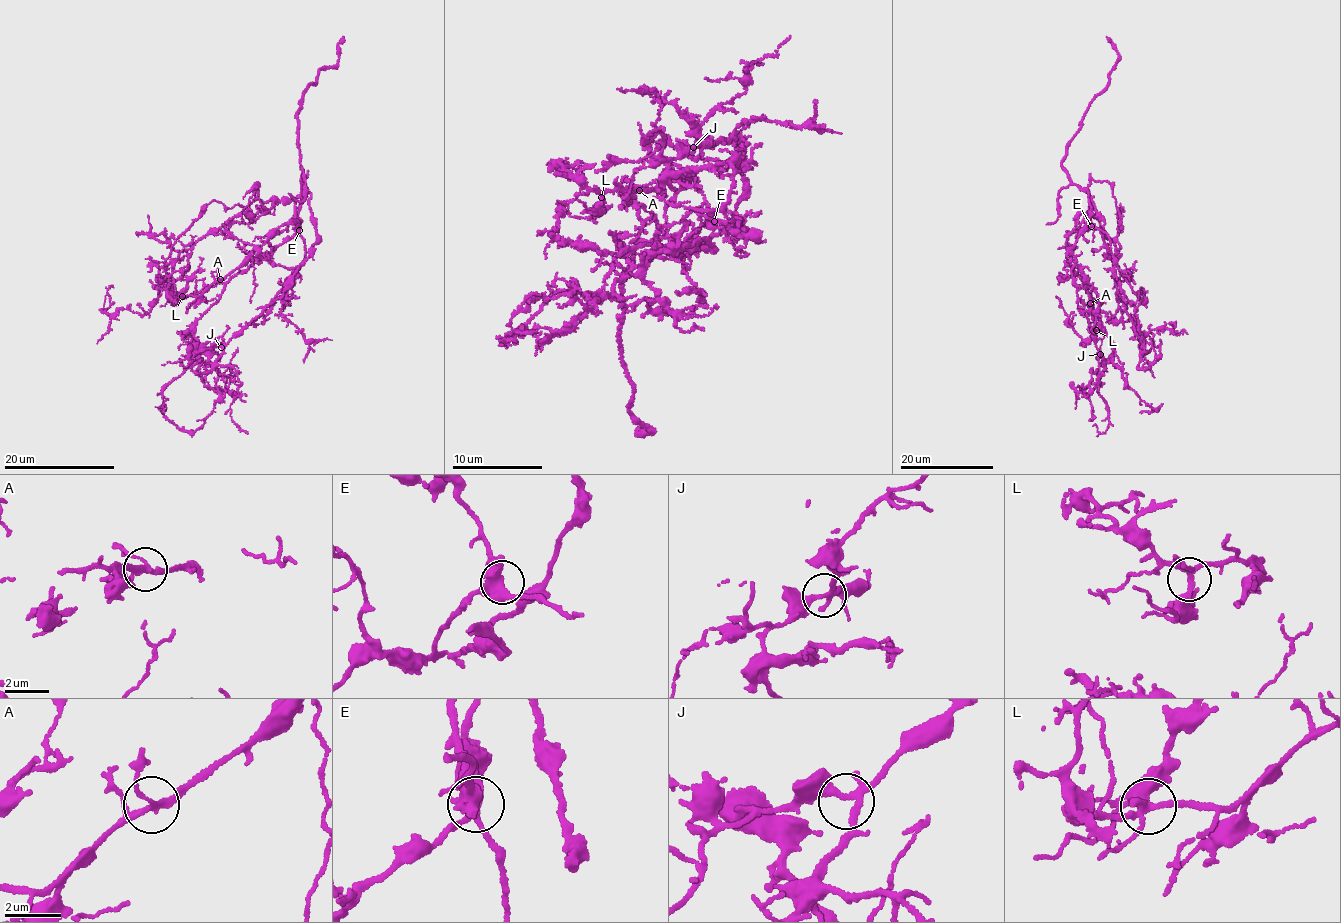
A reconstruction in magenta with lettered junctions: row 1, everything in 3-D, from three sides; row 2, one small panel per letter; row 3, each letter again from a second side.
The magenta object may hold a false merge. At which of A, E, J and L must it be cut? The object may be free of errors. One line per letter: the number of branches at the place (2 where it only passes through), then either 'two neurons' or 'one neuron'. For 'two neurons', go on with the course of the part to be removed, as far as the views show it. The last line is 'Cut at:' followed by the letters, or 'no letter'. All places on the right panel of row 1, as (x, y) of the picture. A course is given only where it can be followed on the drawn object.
A: 4 | one neuron
E: 5 | one neuron
J: 4 | one neuron
L: 5 | one neuron
Cut at: no letter

